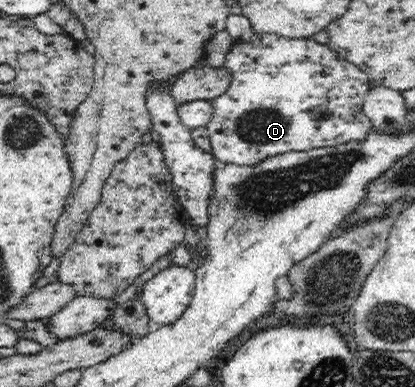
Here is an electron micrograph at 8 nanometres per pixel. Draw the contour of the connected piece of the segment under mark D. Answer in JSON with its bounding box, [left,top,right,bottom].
[206,31,375,166]

